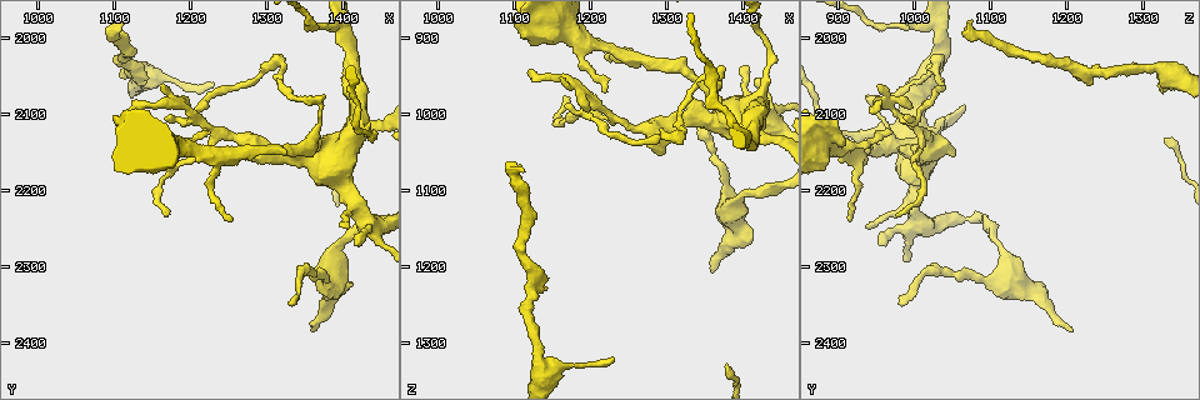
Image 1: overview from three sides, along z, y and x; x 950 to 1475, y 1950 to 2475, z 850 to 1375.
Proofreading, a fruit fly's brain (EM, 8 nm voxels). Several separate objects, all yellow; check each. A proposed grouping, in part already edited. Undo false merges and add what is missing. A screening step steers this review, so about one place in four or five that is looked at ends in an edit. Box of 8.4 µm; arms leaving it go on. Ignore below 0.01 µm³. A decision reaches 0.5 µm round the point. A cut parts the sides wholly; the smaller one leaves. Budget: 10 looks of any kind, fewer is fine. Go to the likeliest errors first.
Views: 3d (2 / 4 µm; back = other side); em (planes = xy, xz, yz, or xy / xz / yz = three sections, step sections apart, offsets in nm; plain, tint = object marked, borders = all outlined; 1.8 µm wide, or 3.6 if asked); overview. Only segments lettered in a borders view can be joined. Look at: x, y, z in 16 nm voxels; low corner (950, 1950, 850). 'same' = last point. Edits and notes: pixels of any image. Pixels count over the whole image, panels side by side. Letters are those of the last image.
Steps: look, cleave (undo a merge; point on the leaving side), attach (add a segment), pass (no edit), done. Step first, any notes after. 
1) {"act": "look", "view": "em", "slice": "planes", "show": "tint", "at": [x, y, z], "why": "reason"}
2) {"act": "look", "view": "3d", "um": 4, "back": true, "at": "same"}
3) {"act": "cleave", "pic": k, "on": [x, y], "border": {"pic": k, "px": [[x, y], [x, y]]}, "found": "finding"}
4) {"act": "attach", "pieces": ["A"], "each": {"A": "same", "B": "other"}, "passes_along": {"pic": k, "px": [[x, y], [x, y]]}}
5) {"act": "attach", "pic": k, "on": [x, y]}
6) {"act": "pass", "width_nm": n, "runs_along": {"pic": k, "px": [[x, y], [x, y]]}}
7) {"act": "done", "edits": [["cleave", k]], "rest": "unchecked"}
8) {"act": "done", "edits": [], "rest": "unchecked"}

{"act": "look", "view": "3d", "um": 2, "back": true, "at": [1170, 2230, 980], "why": "long arm stops here"}

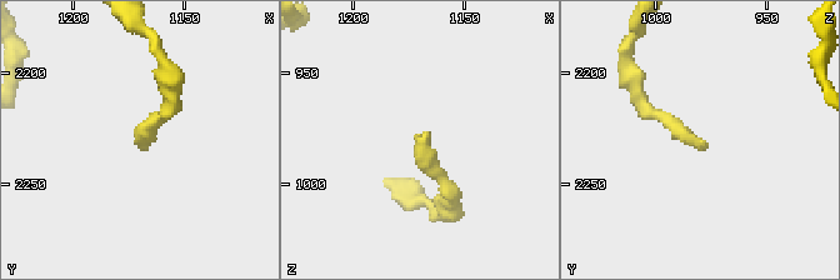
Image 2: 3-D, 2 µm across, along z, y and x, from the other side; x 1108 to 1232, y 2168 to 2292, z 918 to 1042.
{"act": "look", "view": "em", "um": 3.6, "slice": "planes", "show": "tint", "at": [1166, 2234, 978]}

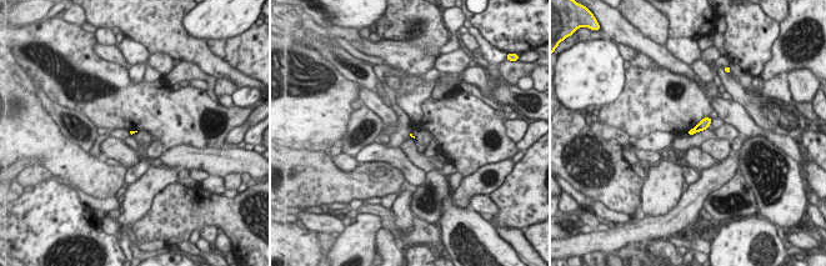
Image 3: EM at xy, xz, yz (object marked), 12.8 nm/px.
{"act": "look", "view": "em", "um": 3.6, "slice": "planes", "show": "borders", "at": "same"}

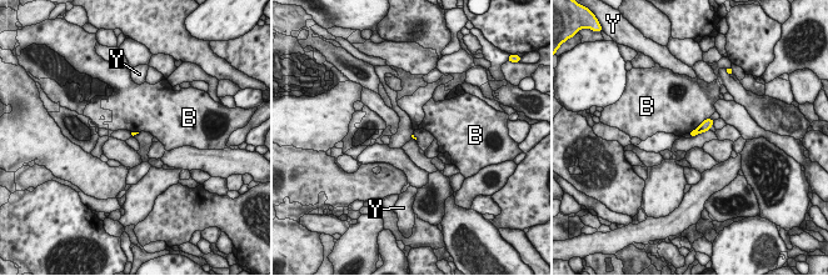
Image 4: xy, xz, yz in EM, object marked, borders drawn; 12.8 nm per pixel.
{"act": "pass", "longest_contact_nm": ["B", 340], "each": {"B": "other", "Y": "other"}, "border": {"pic": 4, "px": [[709, 118], [706, 118], [688, 133]]}, "found": "no lettered segment goes on from it"}

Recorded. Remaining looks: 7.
{"act": "look", "view": "em", "um": 3.6, "slice": "planes", "show": "borders", "at": [1375, 2145, 995], "why": "four or more arms meet"}

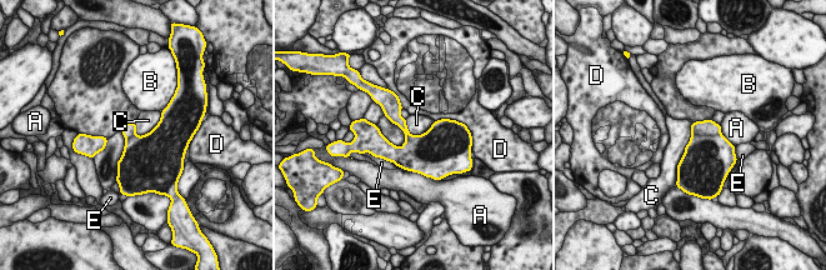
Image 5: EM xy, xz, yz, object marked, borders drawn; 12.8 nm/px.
{"act": "cleave", "pic": 5, "on": [707, 128], "longest_contact_nm": ["C", 750], "each": {"A": "other", "B": "other", "C": "other", "D": "other", "E": "other"}, "border": {"pic": 5, "px": [[720, 133], [692, 136]]}, "found": "two cells meet here"}

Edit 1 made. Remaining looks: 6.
{"act": "look", "view": "em", "um": 3.6, "slice": "xz", "step": 4, "show": "tint", "at": [1405, 2335, 1175]}

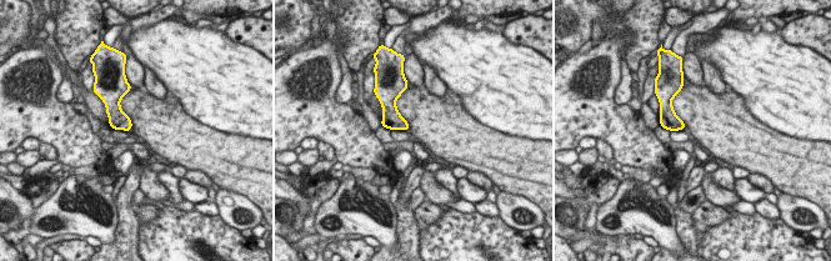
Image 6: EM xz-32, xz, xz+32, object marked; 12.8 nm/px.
{"act": "look", "view": "em", "um": 3.6, "slice": "planes", "show": "borders", "at": "same"}

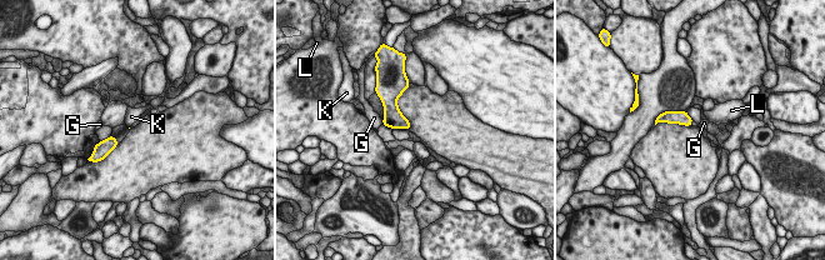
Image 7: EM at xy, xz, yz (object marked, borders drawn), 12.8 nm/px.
{"act": "pass", "each": {"G": "other", "K": "other", "L": "other"}, "found": "none of them fits"}

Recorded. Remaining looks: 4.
{"act": "done", "edits": [["cleave", 5]], "rest": "unchecked"}

